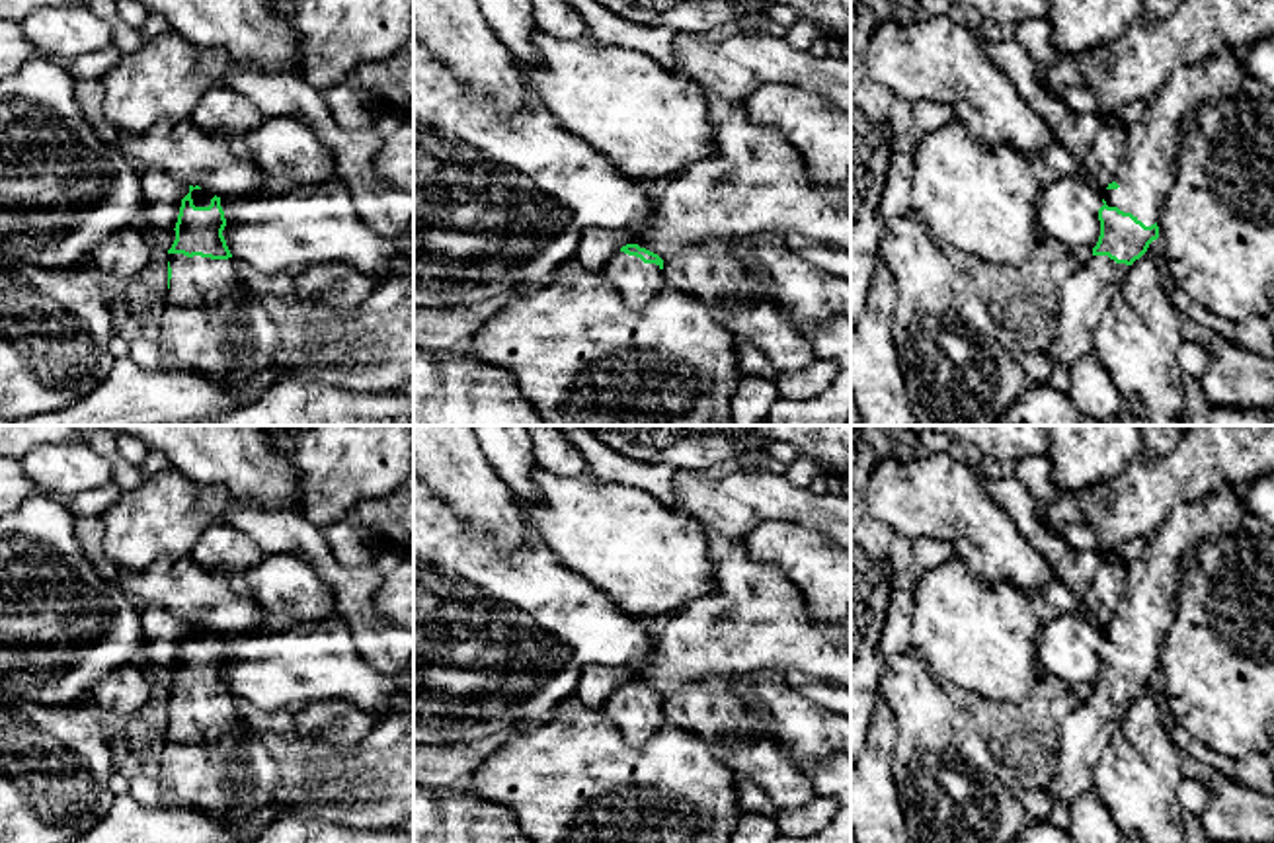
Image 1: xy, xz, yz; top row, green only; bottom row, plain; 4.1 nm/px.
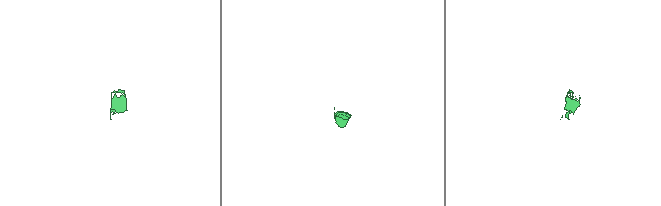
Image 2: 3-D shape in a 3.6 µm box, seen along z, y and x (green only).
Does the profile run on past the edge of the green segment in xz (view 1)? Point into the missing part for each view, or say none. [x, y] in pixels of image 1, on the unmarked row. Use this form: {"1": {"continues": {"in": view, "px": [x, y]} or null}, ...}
{"1": {"continues": {"in": "xz", "px": [638, 721]}}}

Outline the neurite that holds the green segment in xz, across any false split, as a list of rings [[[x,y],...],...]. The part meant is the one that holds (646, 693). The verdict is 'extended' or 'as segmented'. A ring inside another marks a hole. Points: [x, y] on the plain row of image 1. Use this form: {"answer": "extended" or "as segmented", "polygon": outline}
{"answer": "extended", "polygon": [[[626,681],[605,701],[603,712],[620,728],[632,747],[642,747],[663,724],[663,695]]]}

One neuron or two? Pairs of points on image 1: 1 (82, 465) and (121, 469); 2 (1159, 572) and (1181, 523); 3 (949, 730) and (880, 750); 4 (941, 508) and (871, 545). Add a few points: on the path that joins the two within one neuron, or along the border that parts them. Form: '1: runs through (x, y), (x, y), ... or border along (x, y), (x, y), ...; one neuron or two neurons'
1: border along (88, 445), (108, 463), (112, 479); two neurons
2: runs through (1163, 561), (1165, 549), (1179, 535); one neuron
3: border along (882, 701), (894, 726), (892, 775), (900, 791); two neurons
4: border along (871, 514), (894, 533); two neurons

